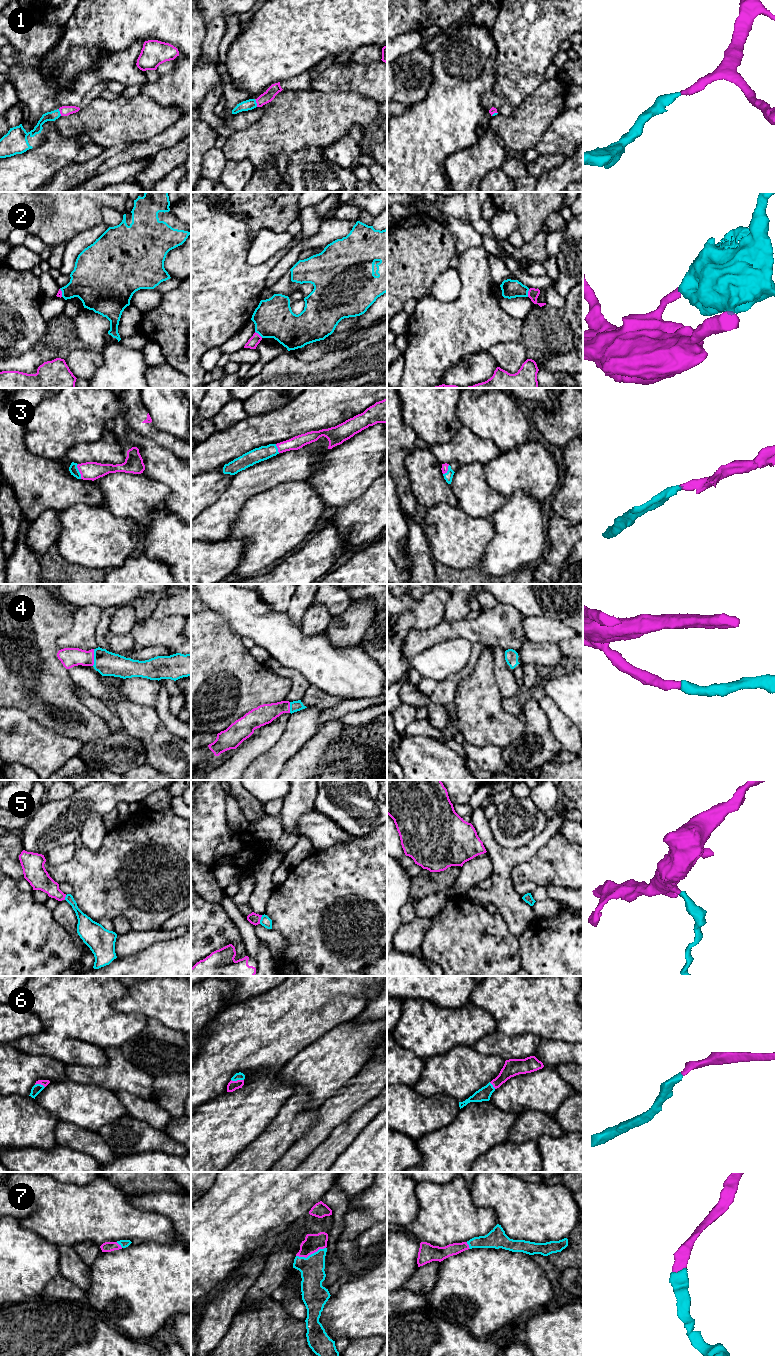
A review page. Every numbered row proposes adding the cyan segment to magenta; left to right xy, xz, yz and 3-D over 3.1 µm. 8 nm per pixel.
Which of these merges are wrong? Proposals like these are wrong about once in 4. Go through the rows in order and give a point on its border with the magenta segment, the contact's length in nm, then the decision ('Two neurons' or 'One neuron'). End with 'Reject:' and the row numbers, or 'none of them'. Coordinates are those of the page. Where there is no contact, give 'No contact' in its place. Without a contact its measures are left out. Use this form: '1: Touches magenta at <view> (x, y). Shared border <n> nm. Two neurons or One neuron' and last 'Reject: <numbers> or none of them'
1: Touches magenta at xz (256, 102). Shared border 70 nm. One neuron
2: Touches magenta at yz (528, 293). Shared border 70 nm. Two neurons
3: Touches magenta at xy (79, 471). Shared border 120 nm. One neuron
4: Touches magenta at xy (93, 657). Shared border 140 nm. One neuron
5: Touches magenta at xz (260, 919). Shared border 80 nm. One neuron
6: Touches magenta at xz (237, 1080). Shared border 100 nm. One neuron
7: Touches magenta at xz (310, 1254). Shared border 260 nm. One neuron
Reject: 2

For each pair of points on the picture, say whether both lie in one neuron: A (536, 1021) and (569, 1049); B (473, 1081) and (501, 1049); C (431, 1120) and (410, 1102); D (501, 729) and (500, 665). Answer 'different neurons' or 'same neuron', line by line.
A: different neurons
B: different neurons
C: same neuron
D: different neurons

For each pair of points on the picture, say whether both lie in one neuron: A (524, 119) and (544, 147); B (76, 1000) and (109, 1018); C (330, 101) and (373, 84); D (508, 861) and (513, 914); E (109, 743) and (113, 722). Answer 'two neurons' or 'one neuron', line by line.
A: two neurons
B: one neuron
C: two neurons
D: one neuron
E: two neurons

